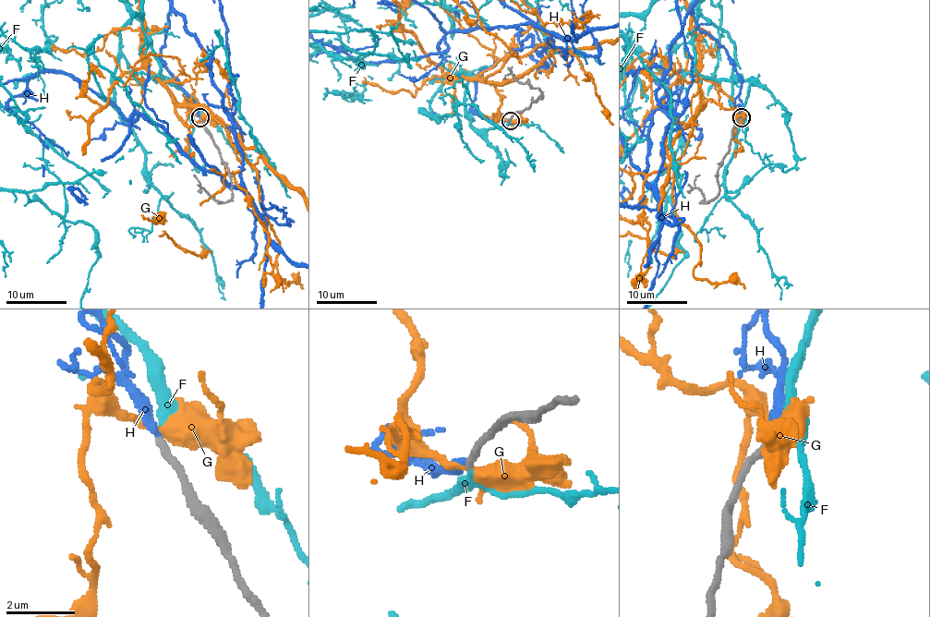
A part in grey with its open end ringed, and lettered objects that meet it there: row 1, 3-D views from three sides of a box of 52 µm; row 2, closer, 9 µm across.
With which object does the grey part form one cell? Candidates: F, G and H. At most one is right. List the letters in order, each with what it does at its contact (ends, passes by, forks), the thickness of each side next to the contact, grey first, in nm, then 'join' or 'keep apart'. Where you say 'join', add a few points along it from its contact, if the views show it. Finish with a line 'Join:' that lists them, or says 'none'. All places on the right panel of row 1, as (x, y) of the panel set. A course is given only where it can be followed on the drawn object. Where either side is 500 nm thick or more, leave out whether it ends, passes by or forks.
F: it passes by; 200 nm thick on the grey side, 190 nm on the other; join
G: it passes by; 200 nm thick on the grey side, 400 nm on the other; keep apart
H: it ends there; 200 nm thick on the grey side, 240 nm on the other; keep apart
Join: F

